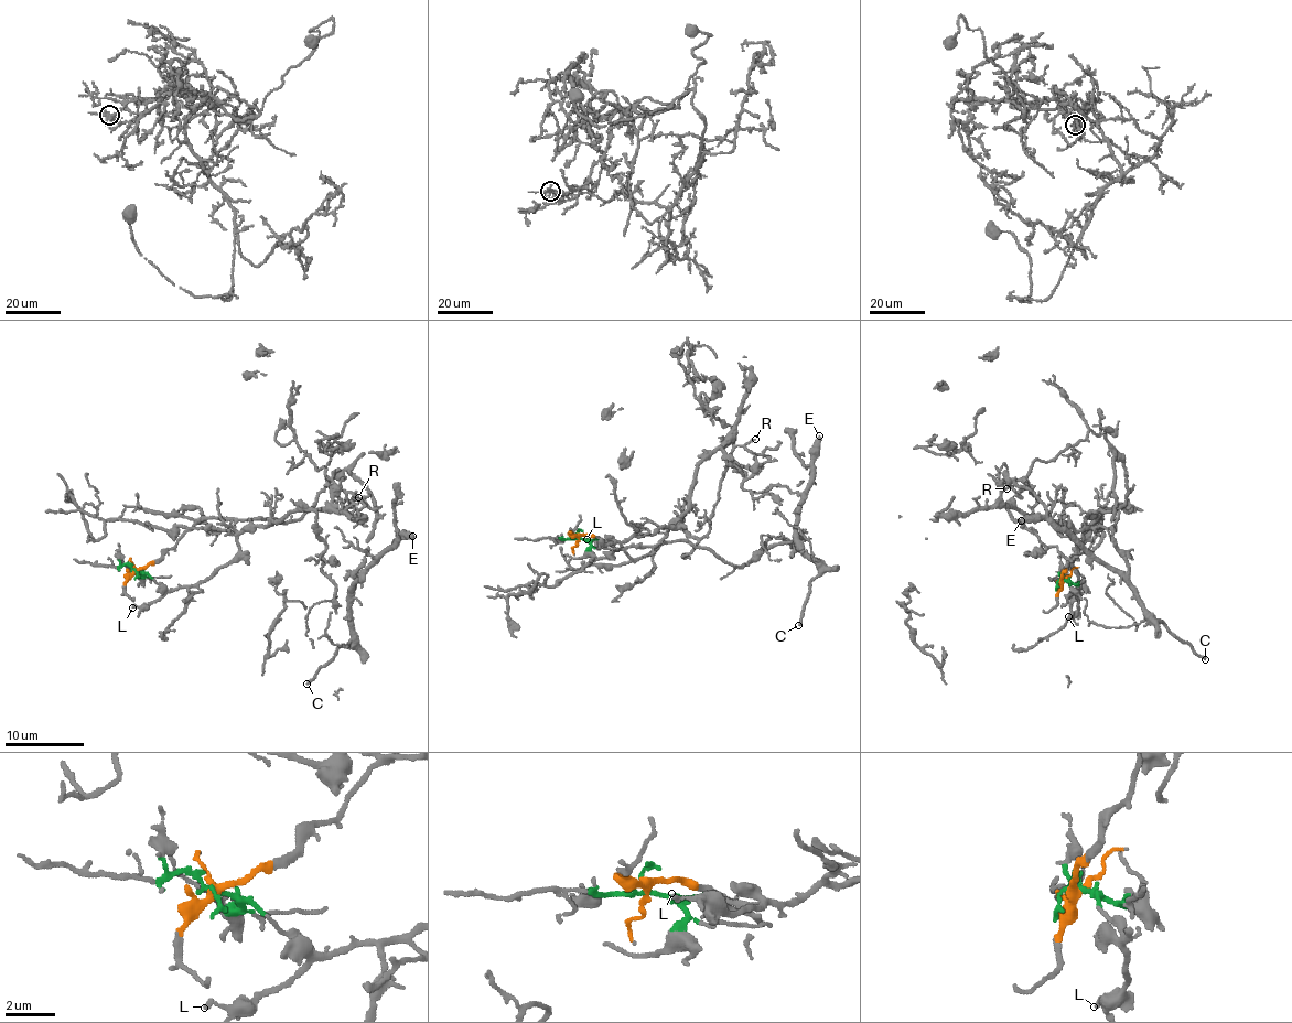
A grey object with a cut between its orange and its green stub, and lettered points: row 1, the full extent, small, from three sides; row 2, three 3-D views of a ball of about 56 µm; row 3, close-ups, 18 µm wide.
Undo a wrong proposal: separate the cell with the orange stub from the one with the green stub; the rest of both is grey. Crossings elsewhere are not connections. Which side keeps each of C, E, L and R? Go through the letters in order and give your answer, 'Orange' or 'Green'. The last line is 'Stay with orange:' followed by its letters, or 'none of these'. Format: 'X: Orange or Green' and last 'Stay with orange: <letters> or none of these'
C: Orange
E: Orange
L: Green
R: Green
Stay with orange: C, E

